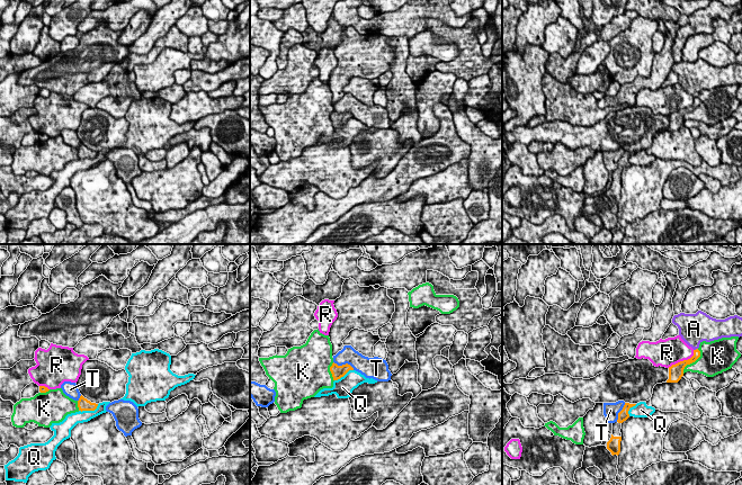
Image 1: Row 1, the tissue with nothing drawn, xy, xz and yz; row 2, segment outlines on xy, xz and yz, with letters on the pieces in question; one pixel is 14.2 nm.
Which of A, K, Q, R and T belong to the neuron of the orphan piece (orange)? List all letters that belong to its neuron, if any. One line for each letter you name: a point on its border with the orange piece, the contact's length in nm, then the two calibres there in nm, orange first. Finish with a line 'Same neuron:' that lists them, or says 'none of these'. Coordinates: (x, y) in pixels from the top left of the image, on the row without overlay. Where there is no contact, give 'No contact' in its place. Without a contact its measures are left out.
Same neuron: none of these

